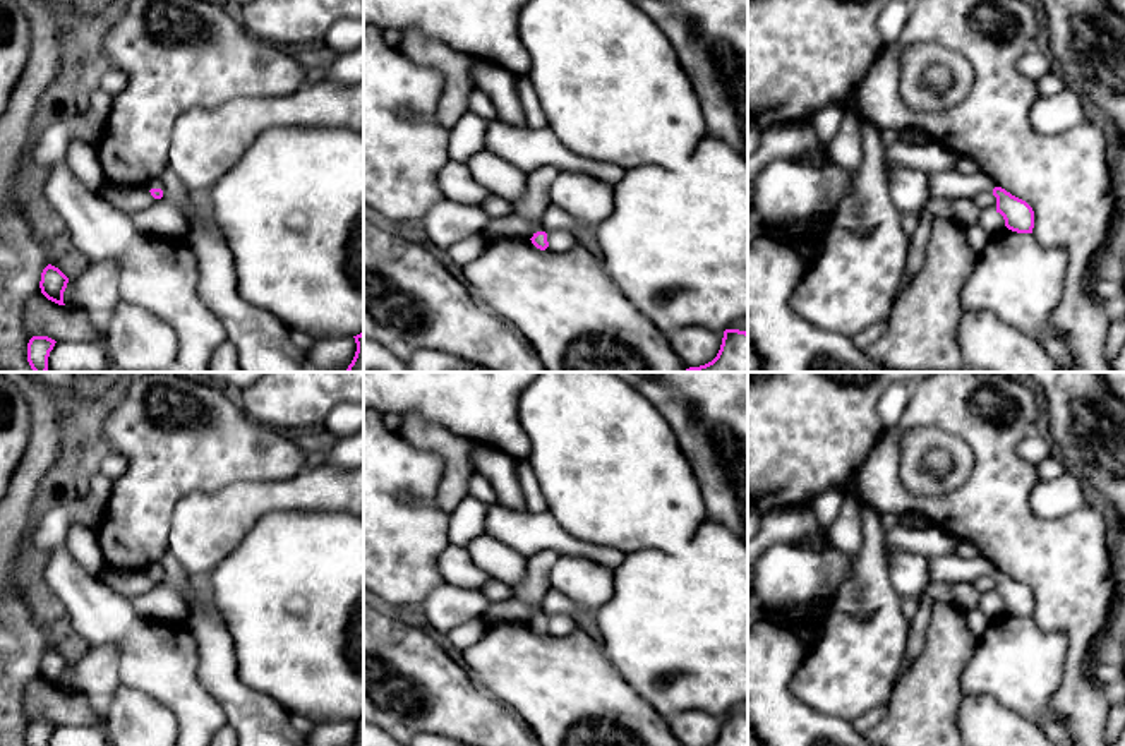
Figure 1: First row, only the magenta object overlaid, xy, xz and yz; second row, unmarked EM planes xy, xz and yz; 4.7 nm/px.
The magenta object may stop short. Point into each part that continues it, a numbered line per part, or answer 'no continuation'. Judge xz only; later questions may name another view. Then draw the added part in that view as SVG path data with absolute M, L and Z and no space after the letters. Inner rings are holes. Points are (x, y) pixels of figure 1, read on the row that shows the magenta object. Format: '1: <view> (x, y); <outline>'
1: xz (535, 201); M544 166L526 175L526 192L514 204L514 214L533 225L533 233L544 232L540 218L550 206L549 183L559 175L554 166Z

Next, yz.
1: yz (949, 184); M955 170L929 173L929 199L972 199L981 192L993 192L996 183L984 171L962 175Z

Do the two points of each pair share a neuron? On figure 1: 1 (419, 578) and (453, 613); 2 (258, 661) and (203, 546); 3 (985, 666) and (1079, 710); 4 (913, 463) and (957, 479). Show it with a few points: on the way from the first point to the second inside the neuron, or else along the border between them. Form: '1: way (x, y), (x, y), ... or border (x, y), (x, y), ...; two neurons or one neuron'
1: border (445, 582), (422, 602); two neurons
2: border (240, 539), (208, 573); two neurons
3: border (1065, 659), (1052, 698), (1062, 726); two neurons
4: way (920, 475), (928, 484), (945, 484); one neuron

